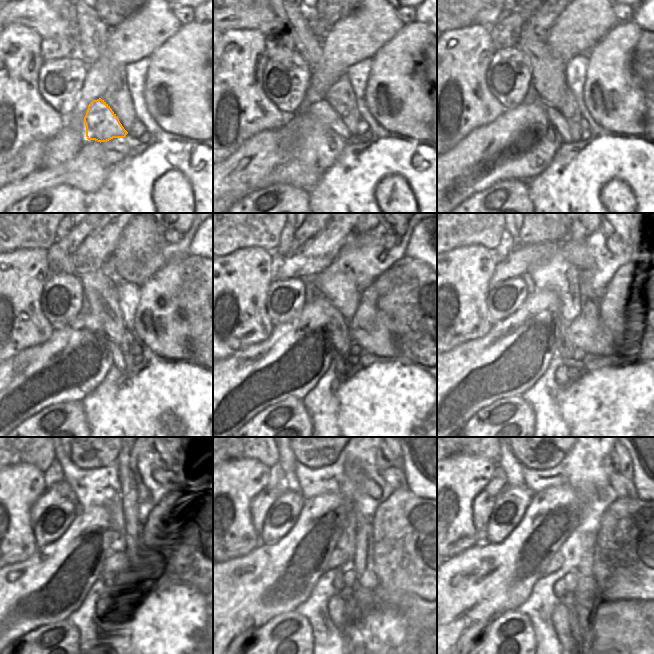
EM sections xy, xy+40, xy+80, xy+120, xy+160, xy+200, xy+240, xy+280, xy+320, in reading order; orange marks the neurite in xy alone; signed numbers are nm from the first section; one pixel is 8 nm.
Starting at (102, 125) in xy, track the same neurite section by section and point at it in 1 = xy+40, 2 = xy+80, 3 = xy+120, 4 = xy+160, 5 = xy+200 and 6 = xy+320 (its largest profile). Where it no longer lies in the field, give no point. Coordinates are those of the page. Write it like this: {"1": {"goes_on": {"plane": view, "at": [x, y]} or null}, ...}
{"1": {"goes_on": {"plane": "xy+40", "at": [322, 111]}}, "2": {"goes_on": {"plane": "xy+80", "at": [555, 116]}}, "3": {"goes_on": {"plane": "xy+120", "at": [117, 356]}}, "4": {"goes_on": {"plane": "xy+160", "at": [350, 368]}}, "5": {"goes_on": {"plane": "xy+200", "at": [568, 365]}}, "6": {"goes_on": {"plane": "xy+320", "at": [560, 623]}}}

